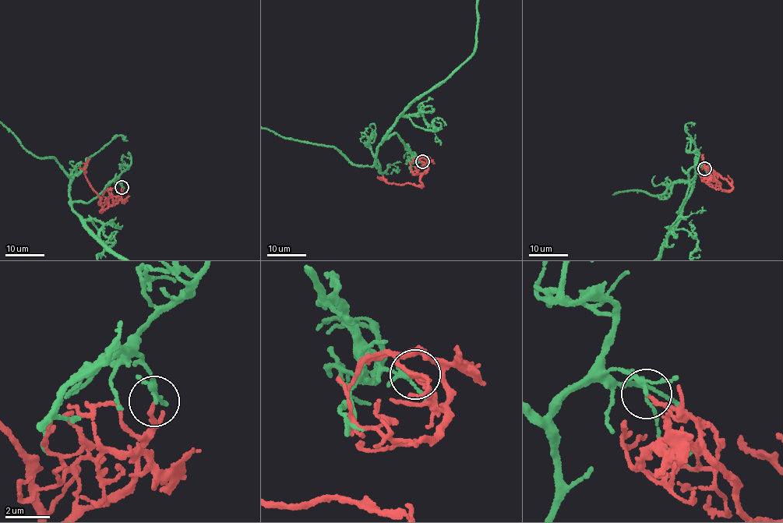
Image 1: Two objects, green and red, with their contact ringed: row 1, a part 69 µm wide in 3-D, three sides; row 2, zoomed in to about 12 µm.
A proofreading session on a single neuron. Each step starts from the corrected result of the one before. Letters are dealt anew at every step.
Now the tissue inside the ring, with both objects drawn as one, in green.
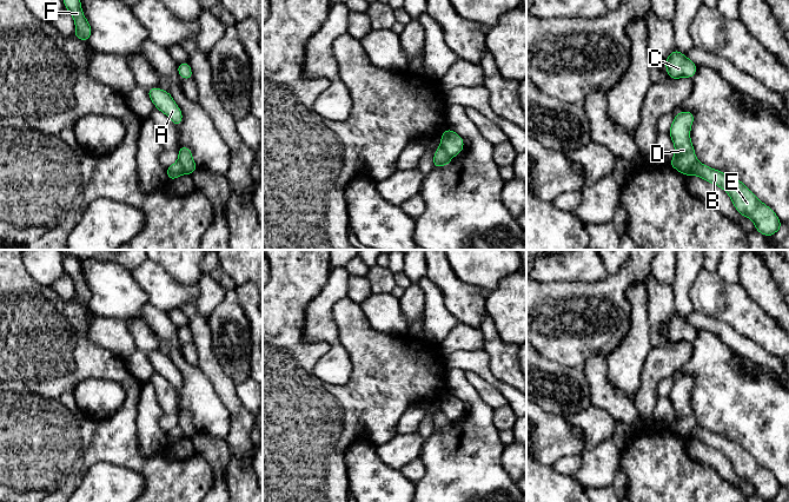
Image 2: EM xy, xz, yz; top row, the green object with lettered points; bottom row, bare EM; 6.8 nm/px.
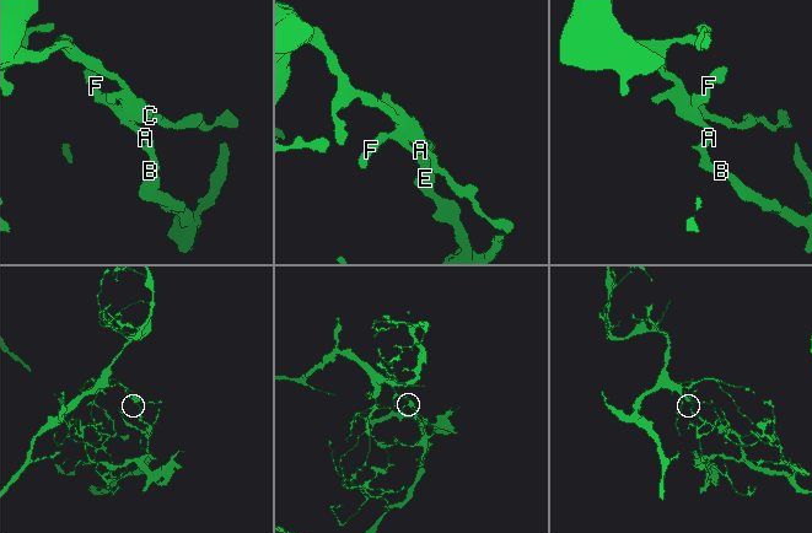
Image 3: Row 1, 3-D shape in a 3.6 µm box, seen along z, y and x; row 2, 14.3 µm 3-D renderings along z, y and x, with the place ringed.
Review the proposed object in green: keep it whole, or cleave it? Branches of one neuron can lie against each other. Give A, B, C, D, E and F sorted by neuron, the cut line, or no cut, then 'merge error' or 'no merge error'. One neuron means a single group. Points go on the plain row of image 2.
A C D F / B E | yz (696, 424), (690, 437) | merge error

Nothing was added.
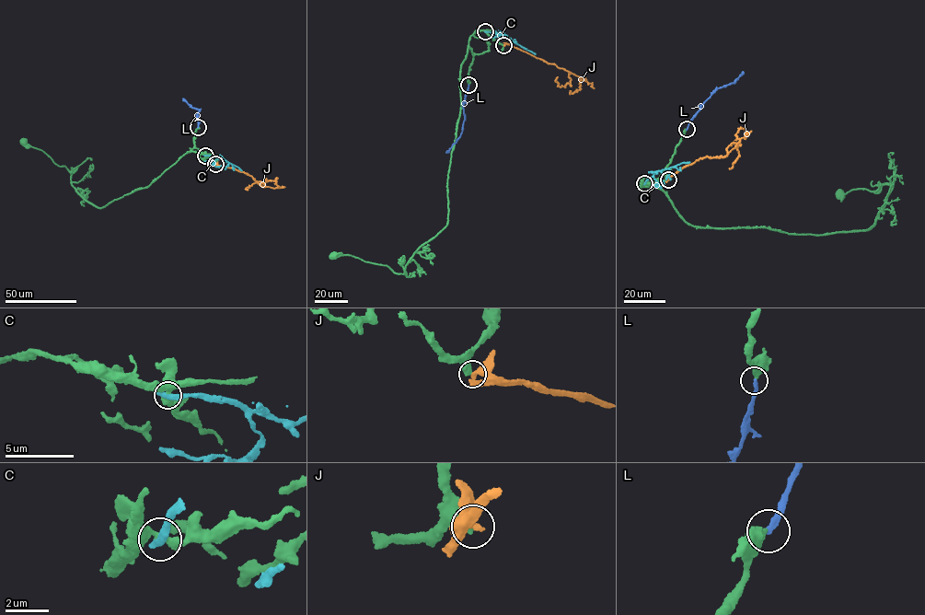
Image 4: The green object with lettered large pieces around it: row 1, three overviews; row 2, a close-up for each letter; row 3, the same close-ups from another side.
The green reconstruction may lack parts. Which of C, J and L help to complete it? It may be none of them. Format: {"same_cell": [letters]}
{"same_cell": ["L"]}

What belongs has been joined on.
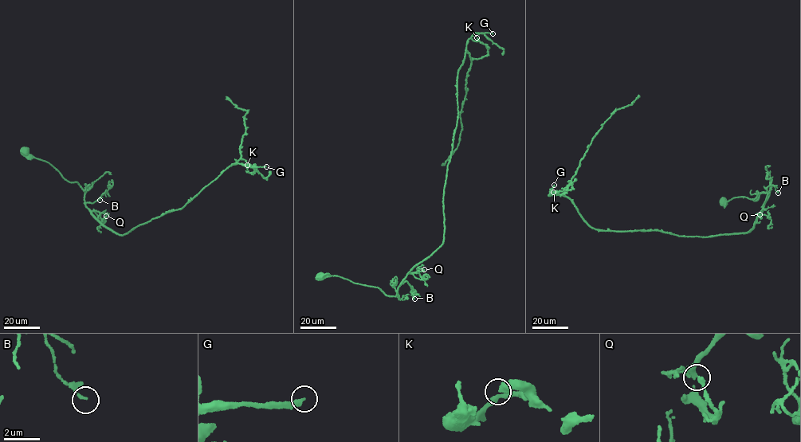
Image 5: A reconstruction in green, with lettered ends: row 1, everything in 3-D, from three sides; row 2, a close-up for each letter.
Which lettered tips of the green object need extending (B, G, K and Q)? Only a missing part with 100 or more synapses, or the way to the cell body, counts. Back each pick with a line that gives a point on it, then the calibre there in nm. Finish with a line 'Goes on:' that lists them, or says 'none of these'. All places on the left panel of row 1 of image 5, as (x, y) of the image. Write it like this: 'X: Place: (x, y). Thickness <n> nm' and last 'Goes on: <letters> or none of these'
G: Place: (266, 166). Thickness 300 nm
Goes on: G

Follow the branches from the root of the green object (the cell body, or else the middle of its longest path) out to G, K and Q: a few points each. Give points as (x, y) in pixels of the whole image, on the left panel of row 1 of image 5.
G: (25, 150), (49, 162), (67, 181), (78, 182), (92, 215), (122, 235), (181, 209), (233, 163), (266, 166)
K: (25, 150), (49, 162), (67, 181), (78, 182), (92, 215), (122, 235), (181, 209), (233, 163), (247, 165)
Q: (25, 150), (49, 162), (67, 181), (78, 182), (84, 191), (85, 207), (99, 212), (102, 219), (106, 216)

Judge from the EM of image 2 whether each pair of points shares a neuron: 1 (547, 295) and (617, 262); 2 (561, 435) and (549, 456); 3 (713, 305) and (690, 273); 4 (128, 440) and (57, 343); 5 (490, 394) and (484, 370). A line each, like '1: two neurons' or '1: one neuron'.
1: two neurons
2: one neuron
3: two neurons
4: one neuron
5: two neurons

